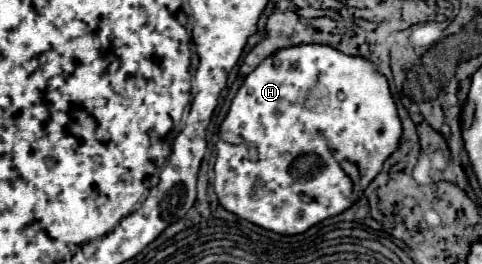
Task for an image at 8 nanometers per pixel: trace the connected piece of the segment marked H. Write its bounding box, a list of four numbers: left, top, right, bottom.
[214,44,402,236]

